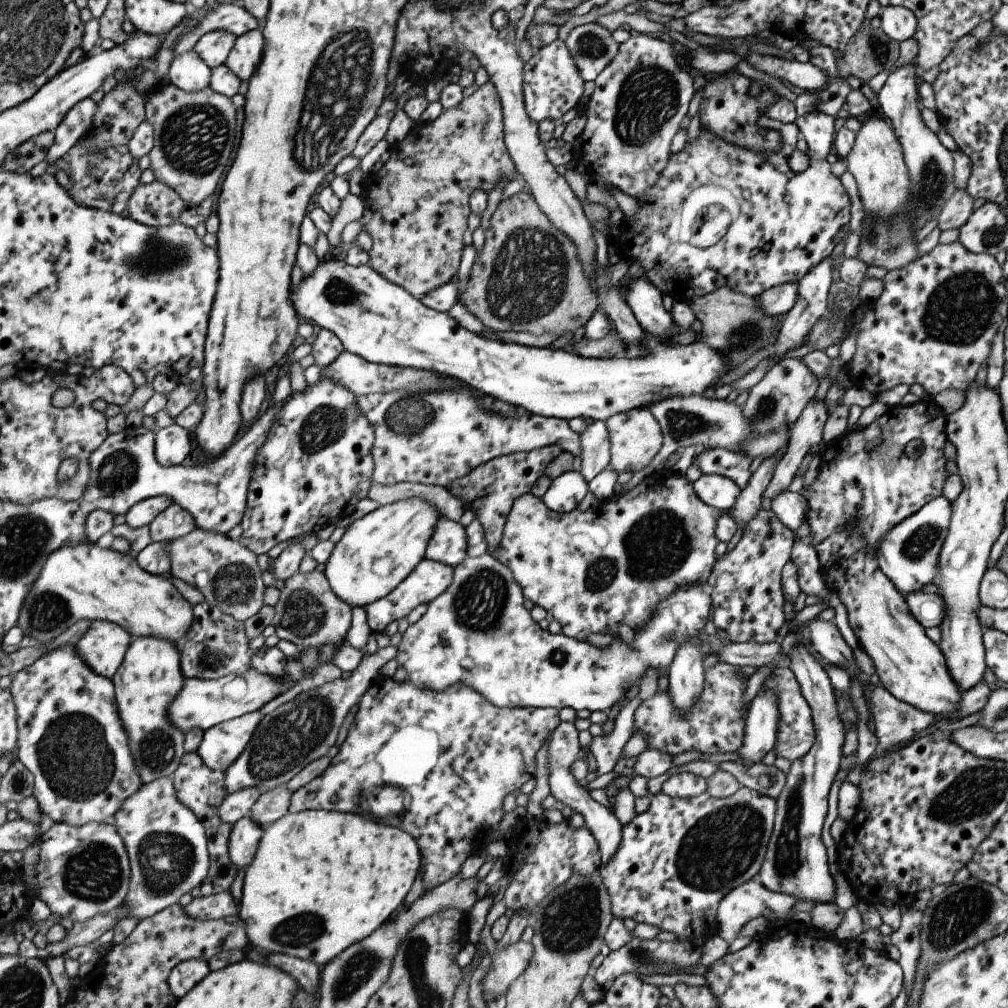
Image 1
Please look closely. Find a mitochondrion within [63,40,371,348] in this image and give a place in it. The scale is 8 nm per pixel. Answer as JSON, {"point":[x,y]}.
{"point":[194,139]}

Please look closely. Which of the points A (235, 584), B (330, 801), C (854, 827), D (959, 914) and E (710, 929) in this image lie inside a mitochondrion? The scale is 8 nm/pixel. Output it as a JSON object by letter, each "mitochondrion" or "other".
{"A":"mitochondrion","B":"other","C":"other","D":"mitochondrion","E":"other"}

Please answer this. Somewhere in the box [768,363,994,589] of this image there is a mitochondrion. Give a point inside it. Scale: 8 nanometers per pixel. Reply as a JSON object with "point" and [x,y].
{"point":[917,547]}

